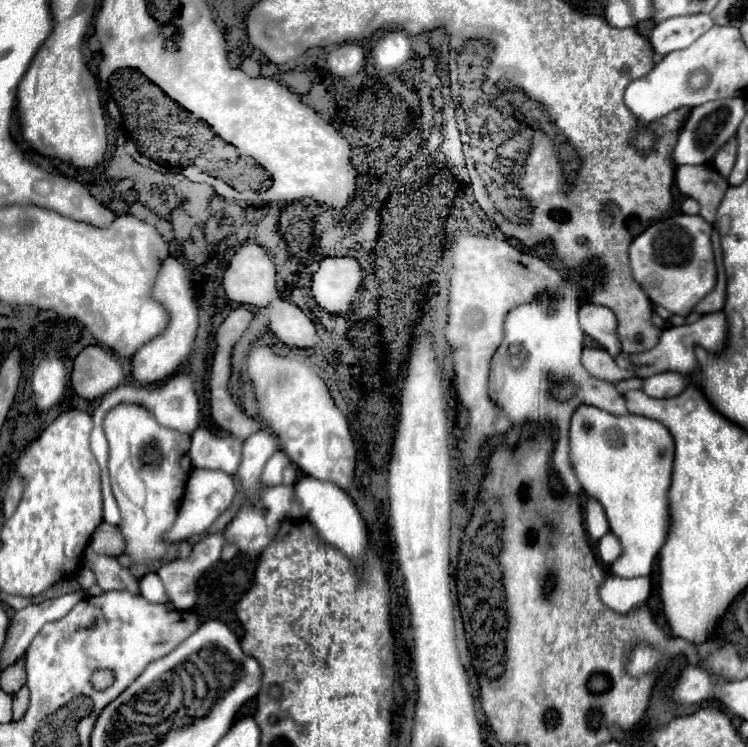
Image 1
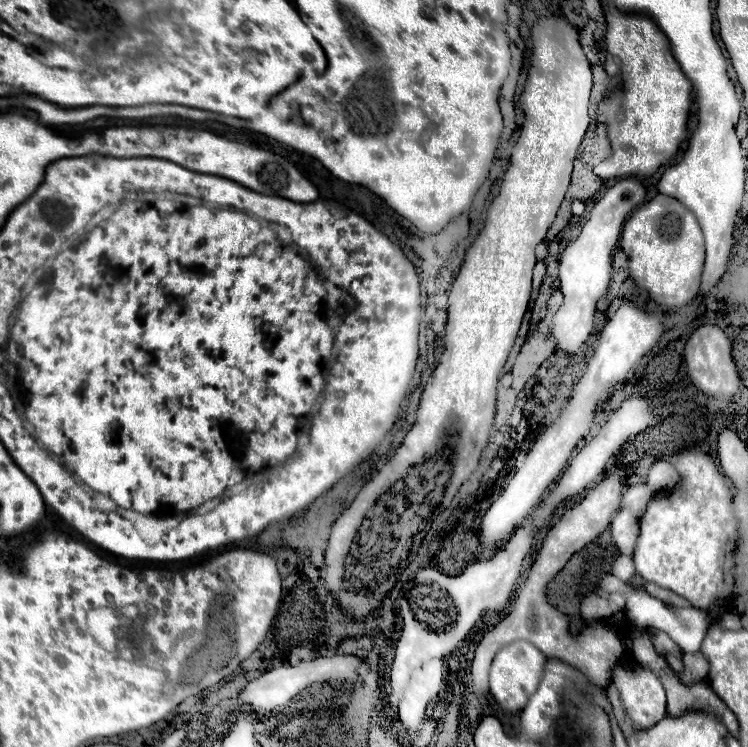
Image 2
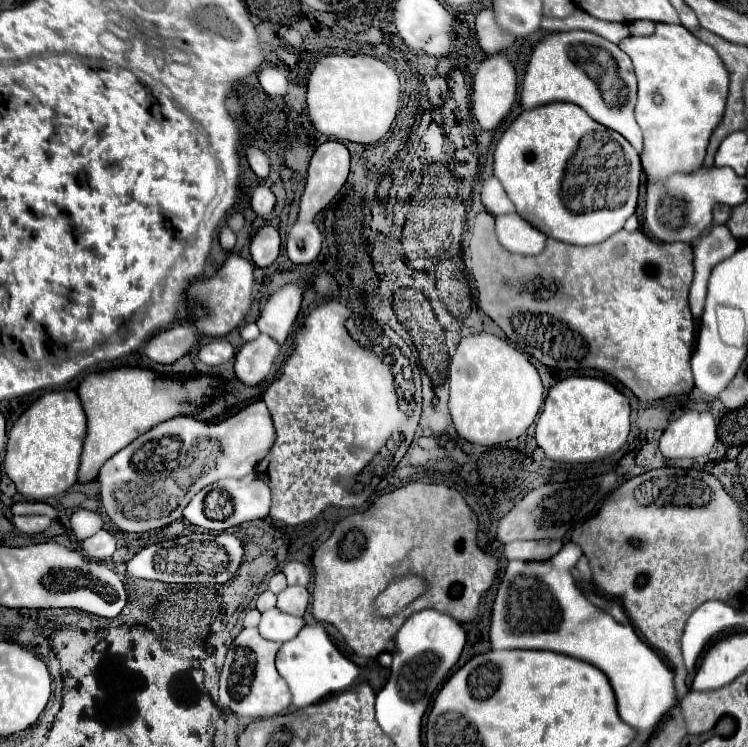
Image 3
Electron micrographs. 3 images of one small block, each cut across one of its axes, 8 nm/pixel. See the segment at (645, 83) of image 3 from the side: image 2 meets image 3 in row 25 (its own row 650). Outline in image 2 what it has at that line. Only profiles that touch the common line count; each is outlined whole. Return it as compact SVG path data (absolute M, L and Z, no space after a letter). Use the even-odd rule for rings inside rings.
M648 628L648 634L650 634L652 644L654 644L654 648L658 650L658 654L666 656L668 662L670 662L670 666L672 666L672 668L676 670L676 674L680 676L680 674L682 674L682 668L684 668L684 664L682 664L682 656L680 656L680 658L676 656L676 652L680 652L680 646L678 646L674 640L670 640L670 636L668 636L666 632Z

